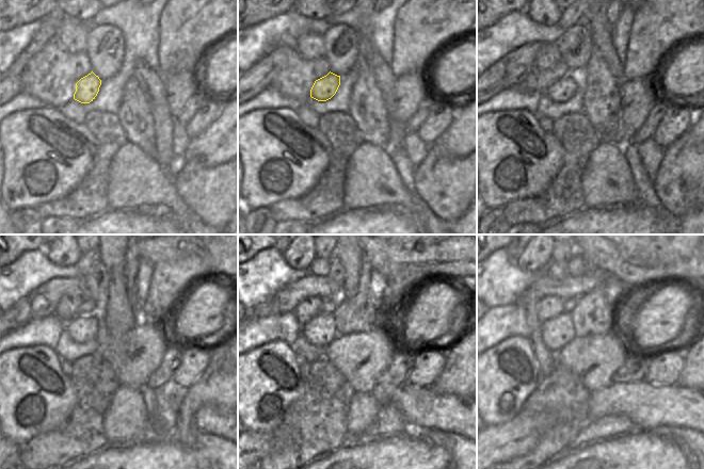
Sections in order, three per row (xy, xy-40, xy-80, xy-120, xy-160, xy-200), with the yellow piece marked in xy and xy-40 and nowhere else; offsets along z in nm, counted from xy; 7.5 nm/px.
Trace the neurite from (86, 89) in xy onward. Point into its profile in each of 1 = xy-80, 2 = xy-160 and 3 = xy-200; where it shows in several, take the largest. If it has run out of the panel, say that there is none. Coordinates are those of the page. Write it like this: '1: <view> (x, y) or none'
1: xy-80 (560, 91)
2: xy-160 (320, 330)
3: xy-200 (556, 333)

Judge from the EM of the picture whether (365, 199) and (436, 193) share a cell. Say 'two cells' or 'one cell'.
two cells

